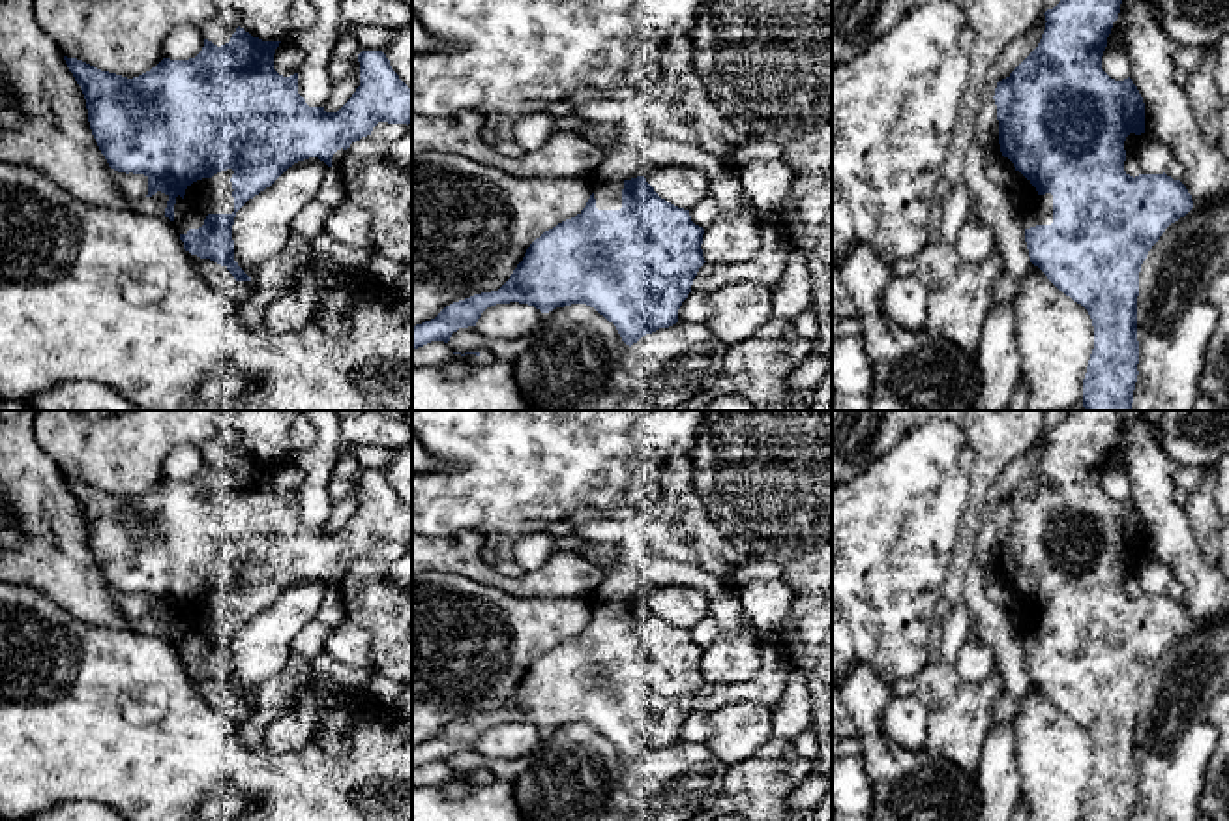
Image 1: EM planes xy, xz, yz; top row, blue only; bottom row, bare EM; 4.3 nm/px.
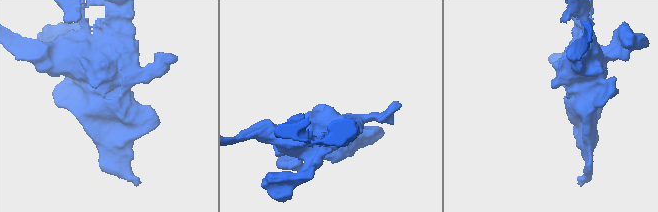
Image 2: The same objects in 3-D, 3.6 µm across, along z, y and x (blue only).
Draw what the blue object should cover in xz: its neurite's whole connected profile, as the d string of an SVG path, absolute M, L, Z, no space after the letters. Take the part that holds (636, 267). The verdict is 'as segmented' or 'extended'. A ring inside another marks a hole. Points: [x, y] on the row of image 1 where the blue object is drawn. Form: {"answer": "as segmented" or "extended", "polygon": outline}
{"answer": "extended", "polygon": "M644 176L594 184L586 206L575 217L558 223L536 238L510 279L498 291L453 302L435 319L416 324L412 328L412 349L431 341L448 343L452 334L459 328L476 326L487 307L510 302L534 306L541 313L571 304L586 304L613 322L622 341L631 347L643 336L678 322L678 309L691 292L699 268L706 262L701 249L703 234L704 229L691 221L689 210L661 199Z"}

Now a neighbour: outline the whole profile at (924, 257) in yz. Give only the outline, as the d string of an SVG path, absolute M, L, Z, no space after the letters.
M946 242L925 244L890 266L890 276L916 276L929 291L925 330L974 352L993 300L993 281L1004 274L999 249L982 262L965 262Z

